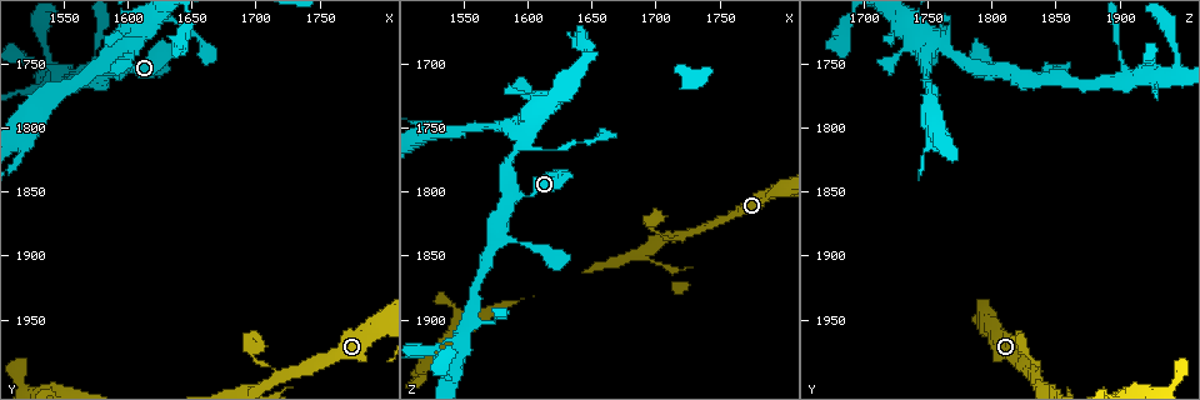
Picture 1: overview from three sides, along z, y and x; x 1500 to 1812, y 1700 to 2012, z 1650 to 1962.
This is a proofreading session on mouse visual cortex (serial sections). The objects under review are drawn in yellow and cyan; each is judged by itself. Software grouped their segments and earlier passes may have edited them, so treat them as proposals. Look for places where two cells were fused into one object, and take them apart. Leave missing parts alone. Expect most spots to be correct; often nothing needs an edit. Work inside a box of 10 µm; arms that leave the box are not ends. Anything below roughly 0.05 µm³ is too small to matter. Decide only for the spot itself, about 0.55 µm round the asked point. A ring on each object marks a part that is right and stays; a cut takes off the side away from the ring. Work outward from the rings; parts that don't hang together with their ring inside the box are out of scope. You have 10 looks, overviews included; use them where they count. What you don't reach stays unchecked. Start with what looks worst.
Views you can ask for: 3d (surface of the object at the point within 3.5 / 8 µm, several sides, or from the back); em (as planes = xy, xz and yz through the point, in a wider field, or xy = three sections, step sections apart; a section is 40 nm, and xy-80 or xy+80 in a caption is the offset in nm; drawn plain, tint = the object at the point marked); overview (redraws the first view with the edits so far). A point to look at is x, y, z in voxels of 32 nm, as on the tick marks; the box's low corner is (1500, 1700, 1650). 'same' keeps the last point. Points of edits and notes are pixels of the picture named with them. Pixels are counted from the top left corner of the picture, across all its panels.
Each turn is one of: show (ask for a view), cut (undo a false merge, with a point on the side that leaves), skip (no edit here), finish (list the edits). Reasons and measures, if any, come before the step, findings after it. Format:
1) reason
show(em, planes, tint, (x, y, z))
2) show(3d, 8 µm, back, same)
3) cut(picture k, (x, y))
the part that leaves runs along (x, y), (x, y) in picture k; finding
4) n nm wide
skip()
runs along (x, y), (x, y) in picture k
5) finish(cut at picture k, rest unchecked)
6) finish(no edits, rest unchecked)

a narrow waist
show(3d, 8 µm, (1620, 1720, 1768))

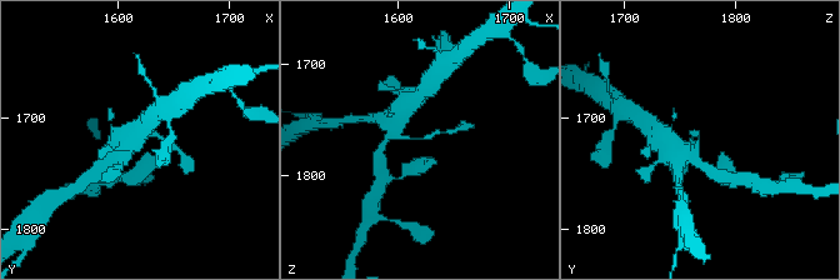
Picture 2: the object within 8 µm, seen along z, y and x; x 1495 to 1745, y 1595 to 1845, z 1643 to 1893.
show(3d, 3.5 µm, back, same)

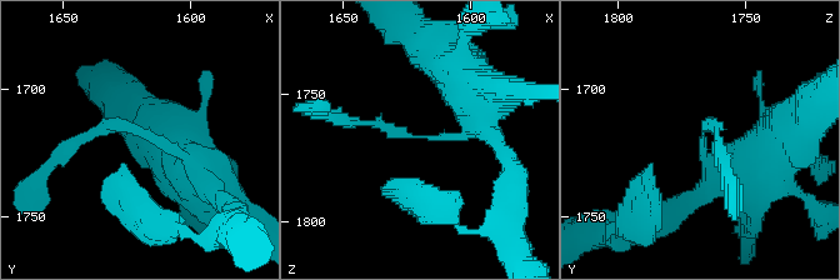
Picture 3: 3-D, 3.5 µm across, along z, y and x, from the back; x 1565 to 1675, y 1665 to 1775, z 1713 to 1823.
cut(picture 3, (719, 126))
two cells meet here

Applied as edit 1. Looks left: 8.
sharp bend
show(3d, 8 µm, (1546, 1760, 1916))

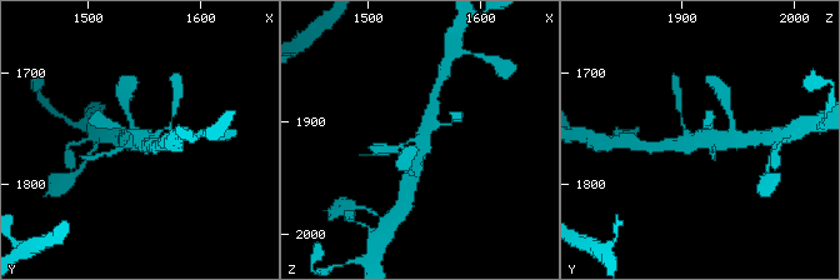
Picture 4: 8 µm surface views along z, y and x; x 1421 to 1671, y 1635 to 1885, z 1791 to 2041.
4 arms; arms of 150, 200, 350, 500 nm; now the EM
show(em, xy, step 2, tint, same)

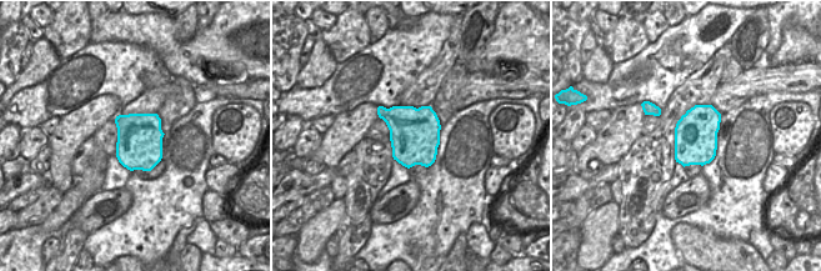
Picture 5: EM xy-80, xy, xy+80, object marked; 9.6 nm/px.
skip()
runs along (431, 106), (413, 171) in picture 4; continuous, no second cell

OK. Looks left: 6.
sudden change in width
show(3d, 3.5 µm, (1698, 1980, 1830))

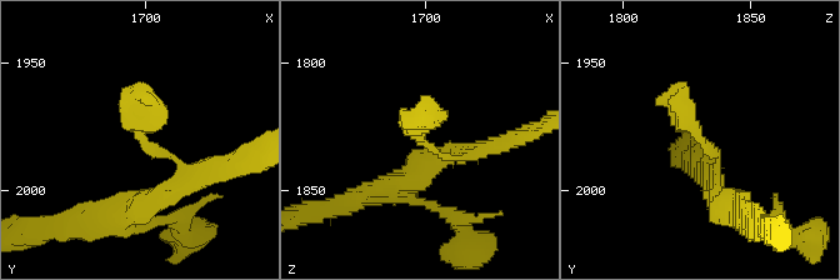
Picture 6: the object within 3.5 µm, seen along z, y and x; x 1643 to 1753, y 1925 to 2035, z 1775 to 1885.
shape alone is not enough
show(em, xy, step 3, tint, (1699, 1979, 1831))

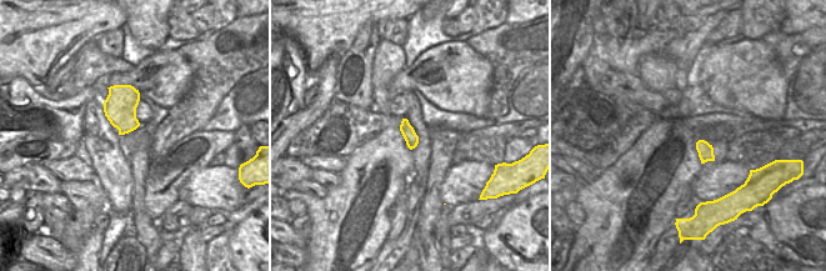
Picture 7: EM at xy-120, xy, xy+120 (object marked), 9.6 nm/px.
skip()
one cell here

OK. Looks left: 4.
a fork
show(3d, 3.5 µm, (1520, 1800, 1754))

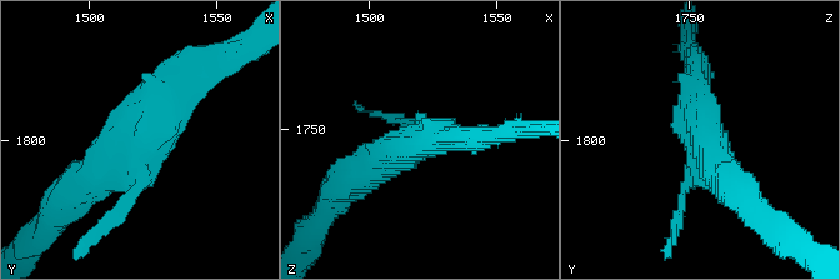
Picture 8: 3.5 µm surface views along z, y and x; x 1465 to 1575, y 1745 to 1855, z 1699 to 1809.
3 arms; arms of 150, 300, 500 nm; shape alone is not enough
show(em, planes, tint, (1520, 1801, 1756))

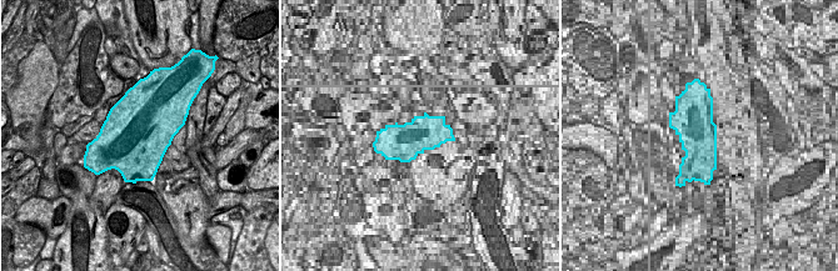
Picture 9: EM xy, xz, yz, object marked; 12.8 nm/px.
900 nm wide
skip()
runs along (198, 78), (90, 193) in picture 8; continuous, no second cell

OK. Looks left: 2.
finish(cut at picture 3, rest unchecked)

